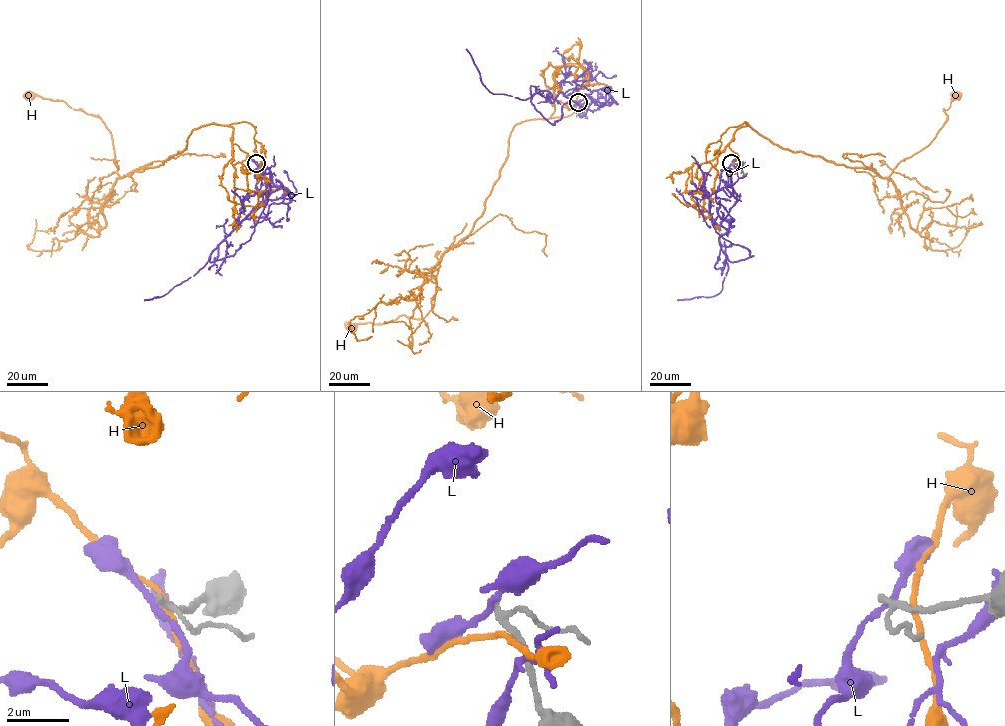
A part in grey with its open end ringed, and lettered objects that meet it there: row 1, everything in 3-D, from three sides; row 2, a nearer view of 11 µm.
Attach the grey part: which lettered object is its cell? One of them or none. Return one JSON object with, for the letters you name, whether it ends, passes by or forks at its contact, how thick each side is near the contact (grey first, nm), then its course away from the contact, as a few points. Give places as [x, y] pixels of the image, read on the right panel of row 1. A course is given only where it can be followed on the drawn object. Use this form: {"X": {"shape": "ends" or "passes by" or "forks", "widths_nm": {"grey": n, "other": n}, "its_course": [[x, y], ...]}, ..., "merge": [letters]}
{"merge": []}

